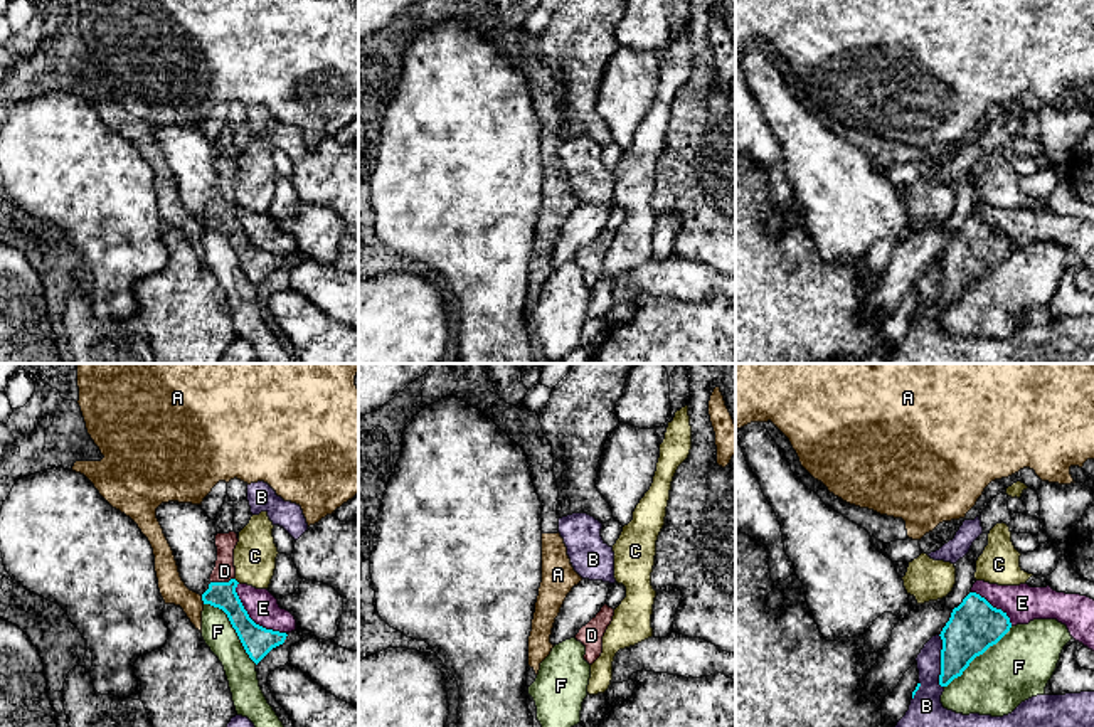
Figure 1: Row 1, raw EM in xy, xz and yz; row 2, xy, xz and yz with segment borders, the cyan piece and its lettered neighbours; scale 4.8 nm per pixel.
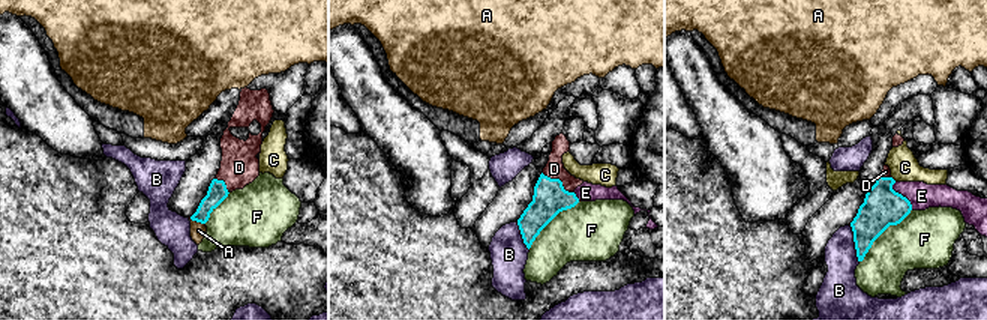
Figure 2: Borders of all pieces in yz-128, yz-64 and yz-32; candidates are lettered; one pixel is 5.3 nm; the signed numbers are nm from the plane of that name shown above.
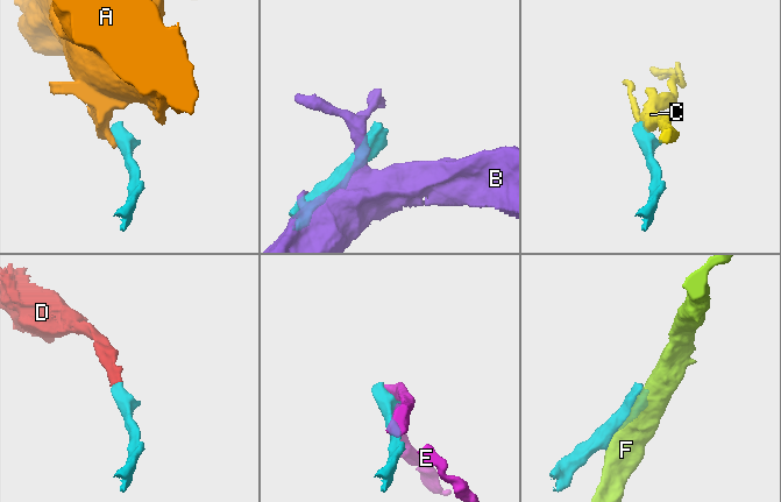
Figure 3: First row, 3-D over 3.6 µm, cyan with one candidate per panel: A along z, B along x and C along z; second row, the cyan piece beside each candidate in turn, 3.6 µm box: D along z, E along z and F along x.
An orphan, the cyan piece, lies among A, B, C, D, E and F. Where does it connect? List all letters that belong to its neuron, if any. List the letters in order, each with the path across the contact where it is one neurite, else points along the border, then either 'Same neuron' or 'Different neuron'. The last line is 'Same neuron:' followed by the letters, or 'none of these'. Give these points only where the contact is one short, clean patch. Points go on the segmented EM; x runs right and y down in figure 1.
A: Boundary: xy (201, 596), (204, 603). Different neuron
B: Different neuron
C: Boundary: xy (234, 578), (239, 583). Different neuron
D: Path across: xy (219, 594), (221, 583), (224, 571). Same neuron
E: Boundary: xy (238, 583), (236, 594), (246, 613), (256, 623), (285, 633). Different neuron
F: Different neuron
Same neuron: D

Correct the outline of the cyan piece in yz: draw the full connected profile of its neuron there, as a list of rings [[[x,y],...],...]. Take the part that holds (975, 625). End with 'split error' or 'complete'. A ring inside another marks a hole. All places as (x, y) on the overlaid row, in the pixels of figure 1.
[[[969,592],[953,609],[949,621],[941,631],[941,675],[939,685],[948,687],[961,677],[969,663],[996,645],[1012,628],[1010,618],[993,608],[985,597]]]; complete

